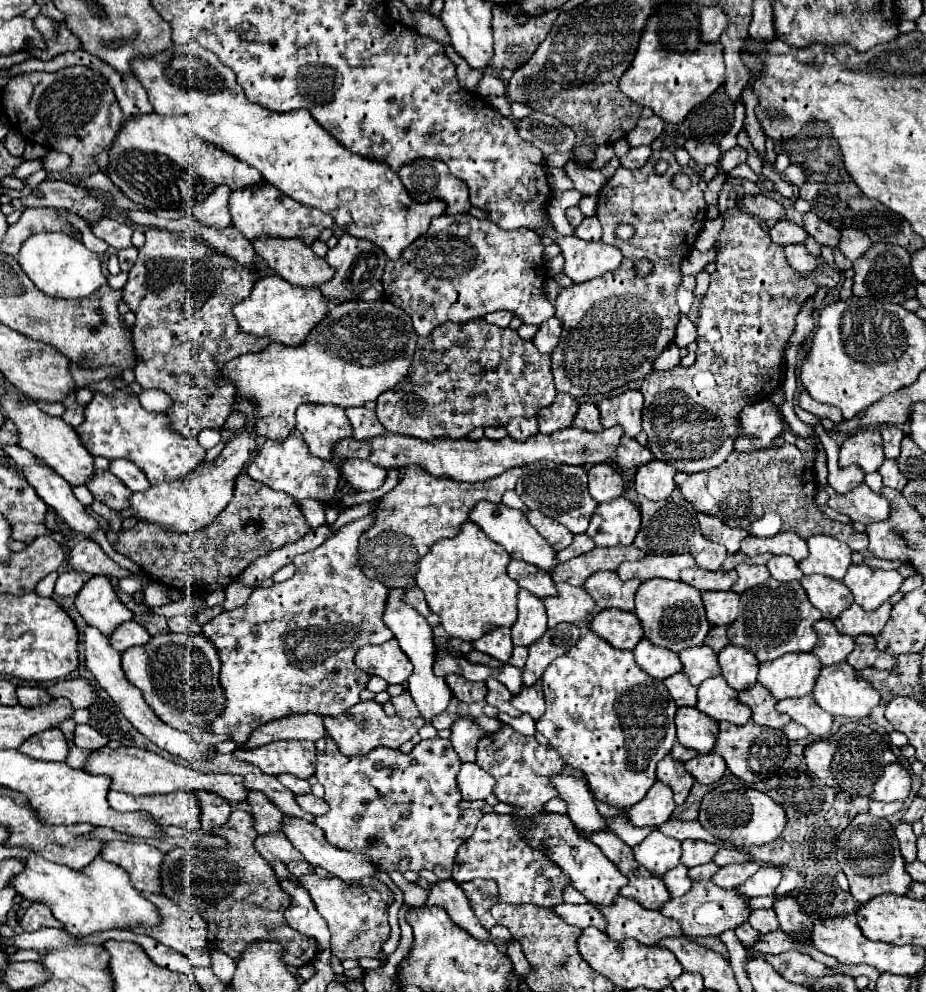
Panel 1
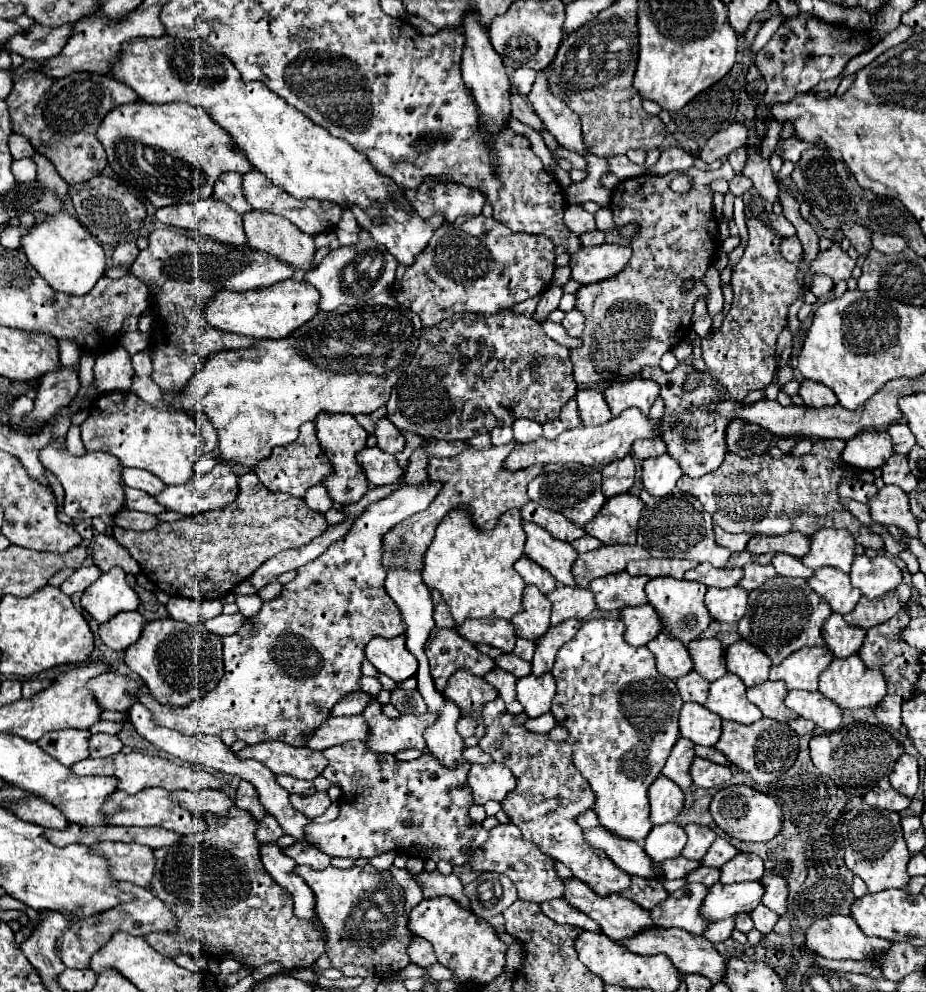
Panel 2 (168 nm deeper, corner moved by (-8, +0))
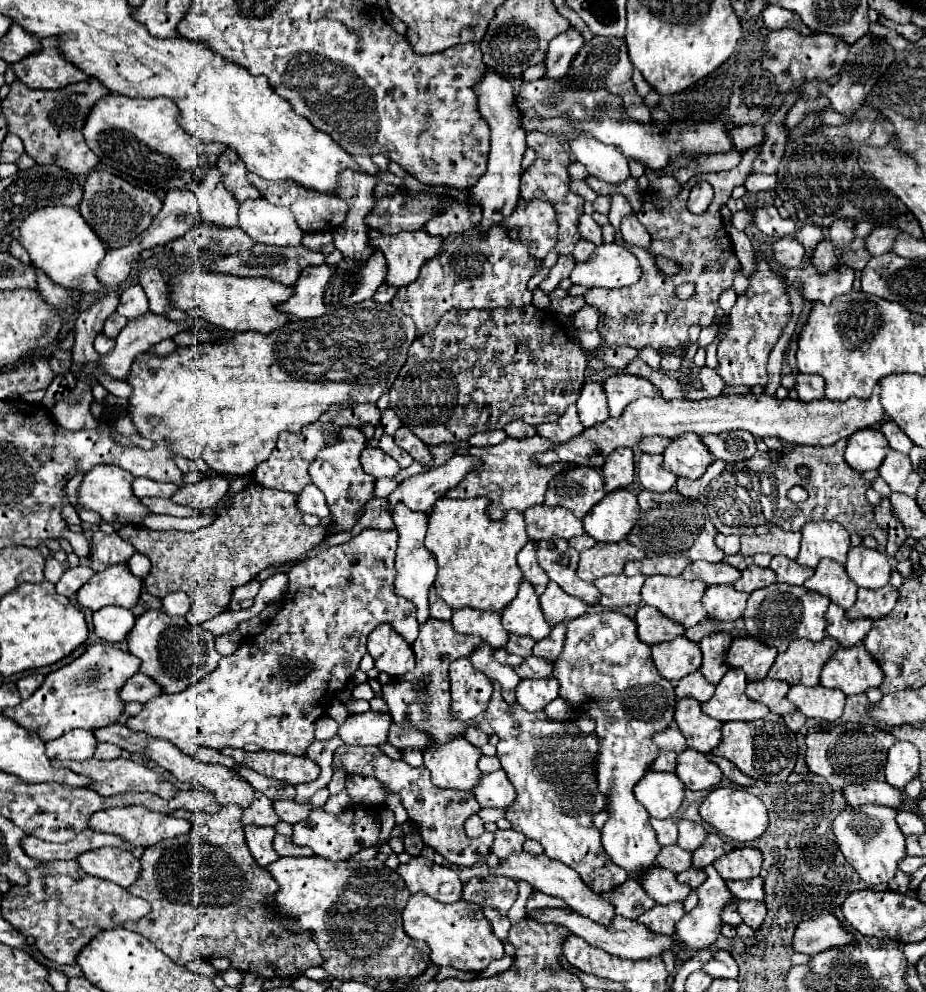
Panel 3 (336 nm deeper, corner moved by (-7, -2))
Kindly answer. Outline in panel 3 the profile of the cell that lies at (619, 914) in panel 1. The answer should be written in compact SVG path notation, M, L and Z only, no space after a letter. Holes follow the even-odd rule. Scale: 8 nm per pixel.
M519 852L517 856L511 856L509 860L503 860L499 864L499 870L497 870L499 876L507 876L507 878L513 878L513 880L525 880L529 882L533 888L537 888L539 892L545 892L549 896L555 896L555 898L561 898L567 902L567 906L581 914L581 916L587 916L603 926L609 926L611 920L615 918L615 912L613 912L613 904L605 898L601 898L601 894L597 894L595 890L591 890L589 886L585 886L585 882L581 880L581 876L577 876L577 872L573 872L573 868L561 864L559 860L551 860L549 856L545 854L539 854L539 856L531 856L527 852Z

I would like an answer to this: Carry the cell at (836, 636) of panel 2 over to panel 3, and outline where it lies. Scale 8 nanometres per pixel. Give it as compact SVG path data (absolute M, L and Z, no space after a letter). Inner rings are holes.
M835 604L829 606L825 618L827 618L825 634L829 638L835 638L843 648L851 648L863 642L873 624L873 620L847 620L845 612L841 612L841 608L837 608Z

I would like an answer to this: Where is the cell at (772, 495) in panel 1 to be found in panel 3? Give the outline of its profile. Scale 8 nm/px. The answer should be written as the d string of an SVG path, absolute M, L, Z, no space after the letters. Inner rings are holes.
M839 440L837 444L831 444L829 448L793 448L789 452L767 452L761 454L757 466L751 464L725 464L725 460L715 460L707 472L697 478L679 478L677 490L693 498L709 508L709 518L715 524L715 528L721 534L737 534L737 536L753 536L755 530L779 526L783 530L799 532L807 522L819 522L819 520L837 520L845 526L849 534L857 534L861 538L873 536L879 546L885 546L887 534L881 530L873 520L873 506L865 498L865 490L871 486L861 472L849 468L843 460L847 440ZM803 464L811 470L809 480L801 480L797 476L797 466ZM803 484L803 488L809 492L809 498L805 502L791 502L787 498L787 492L795 486Z

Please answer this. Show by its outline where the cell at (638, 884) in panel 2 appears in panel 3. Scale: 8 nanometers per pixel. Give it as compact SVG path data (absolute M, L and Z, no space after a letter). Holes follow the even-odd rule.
M629 878L621 888L615 888L611 894L603 894L609 898L615 906L615 912L619 916L637 920L643 912L655 906L655 900L647 896L647 892L641 888L641 884L635 878Z

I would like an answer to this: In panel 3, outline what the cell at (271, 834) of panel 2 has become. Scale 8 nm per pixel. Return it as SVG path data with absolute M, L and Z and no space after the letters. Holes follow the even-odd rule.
M255 792L255 798L251 802L251 806L247 810L243 810L243 824L251 824L251 826L257 826L257 828L273 828L275 824L279 822L279 816L273 808L273 802L261 794L261 792Z

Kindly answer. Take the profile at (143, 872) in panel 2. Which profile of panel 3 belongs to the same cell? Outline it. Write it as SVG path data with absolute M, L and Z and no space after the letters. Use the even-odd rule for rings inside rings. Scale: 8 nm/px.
M113 846L89 850L81 854L77 862L87 874L115 882L121 888L129 888L141 874L141 862L129 850Z

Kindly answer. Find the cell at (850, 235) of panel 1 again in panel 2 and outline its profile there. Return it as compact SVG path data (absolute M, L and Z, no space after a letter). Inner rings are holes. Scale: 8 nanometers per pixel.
M874 234L872 236L872 244L876 250L884 252L884 254L898 254L902 250L906 250L908 240L902 236L882 236L882 234Z

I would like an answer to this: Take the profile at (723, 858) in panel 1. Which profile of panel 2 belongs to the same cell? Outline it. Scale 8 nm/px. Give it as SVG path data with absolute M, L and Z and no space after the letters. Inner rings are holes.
M716 838L710 846L710 850L706 852L706 858L702 858L700 864L704 866L712 866L712 868L720 868L722 864L726 864L730 858L734 858L738 854L738 850L724 838Z

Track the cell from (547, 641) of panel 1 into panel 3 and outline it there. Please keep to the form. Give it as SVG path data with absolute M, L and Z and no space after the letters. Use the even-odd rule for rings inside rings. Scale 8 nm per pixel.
M557 624L557 626L553 626L553 628L551 628L551 634L533 646L533 656L543 658L543 660L547 660L547 662L555 662L557 656L561 654L561 650L563 650L565 630L567 630L567 624Z

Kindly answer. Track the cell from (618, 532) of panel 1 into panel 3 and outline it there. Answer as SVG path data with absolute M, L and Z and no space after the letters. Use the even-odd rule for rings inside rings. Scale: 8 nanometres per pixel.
M623 488L607 494L599 504L595 504L583 518L583 526L597 542L621 542L629 536L637 516L637 496Z

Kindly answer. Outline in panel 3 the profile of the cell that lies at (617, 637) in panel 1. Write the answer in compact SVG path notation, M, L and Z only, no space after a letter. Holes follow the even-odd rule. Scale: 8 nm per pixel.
M639 606L635 614L635 624L637 624L639 640L649 646L665 642L665 640L673 640L675 636L685 632L679 624L673 624L673 620L657 612L657 608L653 606Z

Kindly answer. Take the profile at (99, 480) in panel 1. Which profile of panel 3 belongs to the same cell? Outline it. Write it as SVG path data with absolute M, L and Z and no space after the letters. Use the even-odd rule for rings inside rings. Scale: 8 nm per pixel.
M141 498L141 504L147 506L149 512L153 512L153 514L169 514L169 516L197 516L197 514L201 514L199 510L177 506L167 498Z

